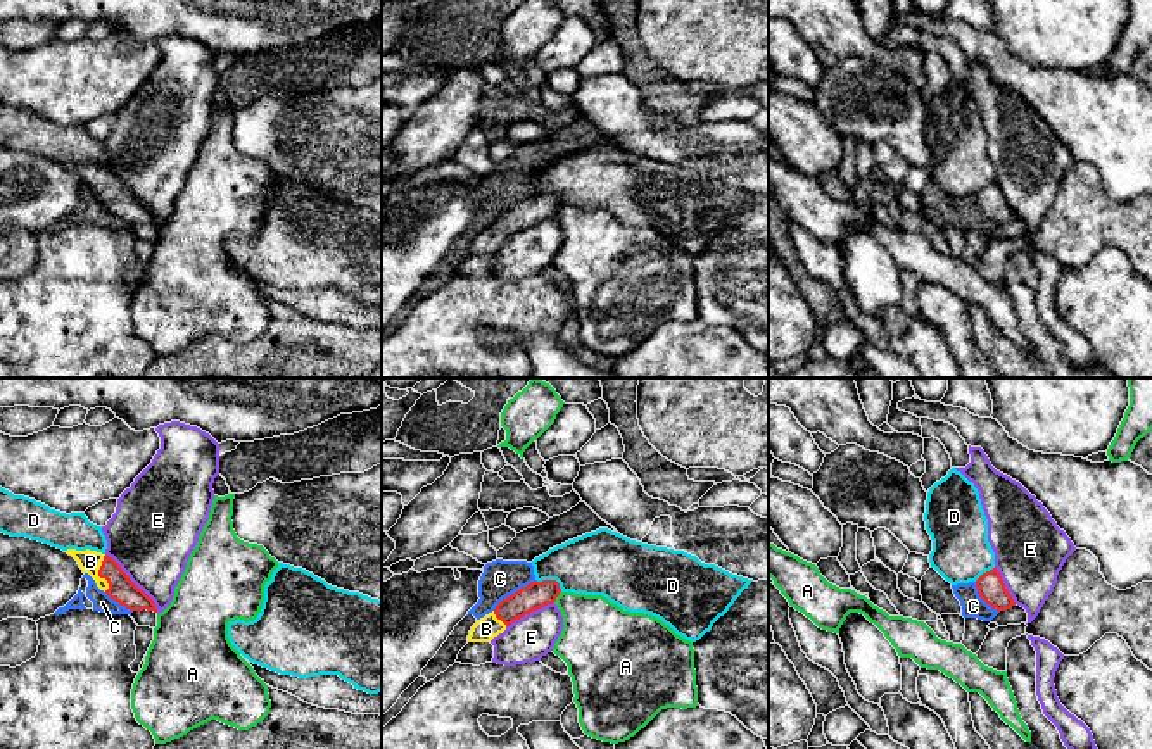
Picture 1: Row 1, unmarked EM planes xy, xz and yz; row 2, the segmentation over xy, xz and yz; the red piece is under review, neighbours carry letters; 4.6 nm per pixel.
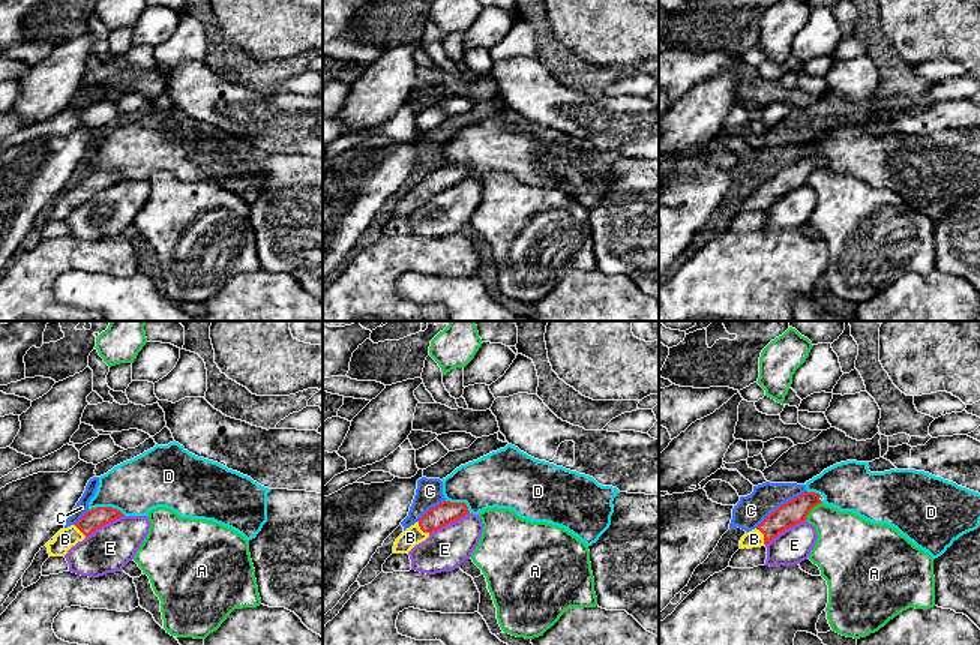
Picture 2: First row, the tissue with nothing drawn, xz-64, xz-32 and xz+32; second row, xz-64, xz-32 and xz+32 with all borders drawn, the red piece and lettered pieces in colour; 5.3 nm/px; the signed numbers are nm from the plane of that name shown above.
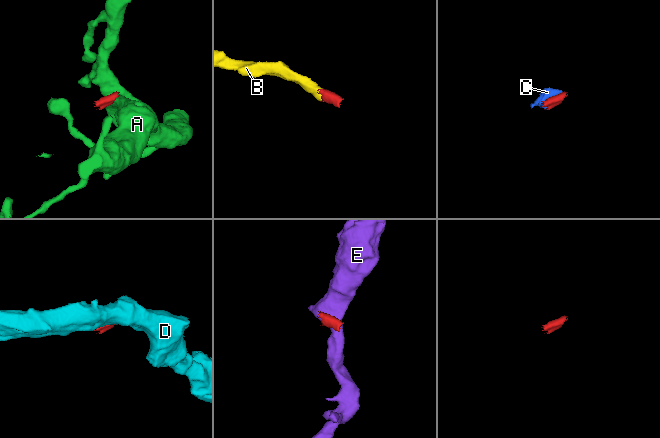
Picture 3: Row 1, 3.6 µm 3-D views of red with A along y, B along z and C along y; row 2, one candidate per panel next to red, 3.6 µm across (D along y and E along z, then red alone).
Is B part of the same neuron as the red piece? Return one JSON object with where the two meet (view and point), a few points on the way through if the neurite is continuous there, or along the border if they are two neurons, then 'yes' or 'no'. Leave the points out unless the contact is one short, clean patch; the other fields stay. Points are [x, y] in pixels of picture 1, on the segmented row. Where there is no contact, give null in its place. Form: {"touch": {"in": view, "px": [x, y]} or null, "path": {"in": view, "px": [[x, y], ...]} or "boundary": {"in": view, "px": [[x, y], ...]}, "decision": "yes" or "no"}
{"touch": {"in": "xy", "px": [99, 573]}, "path": {"in": "xy", "px": [[121, 589], [99, 573], [90, 561]]}, "decision": "yes"}

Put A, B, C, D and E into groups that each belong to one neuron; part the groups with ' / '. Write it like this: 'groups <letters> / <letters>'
groups A / B / C / D / E

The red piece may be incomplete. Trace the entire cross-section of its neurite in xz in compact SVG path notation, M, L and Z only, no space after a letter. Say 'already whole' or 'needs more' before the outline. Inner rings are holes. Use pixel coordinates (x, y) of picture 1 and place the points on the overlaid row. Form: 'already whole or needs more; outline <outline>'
needs more; outline M556 580L532 582L515 594L503 599L496 609L484 618L477 620L472 626L468 642L491 642L503 633L513 621L553 604L561 588Z

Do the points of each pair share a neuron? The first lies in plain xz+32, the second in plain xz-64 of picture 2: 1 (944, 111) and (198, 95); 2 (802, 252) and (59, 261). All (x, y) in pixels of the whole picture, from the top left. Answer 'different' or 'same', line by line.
1: same
2: same

